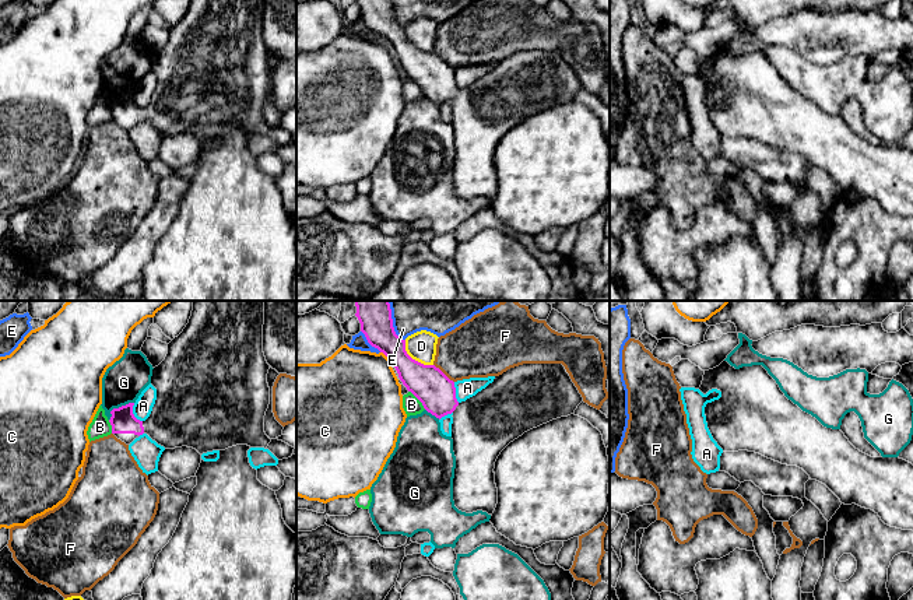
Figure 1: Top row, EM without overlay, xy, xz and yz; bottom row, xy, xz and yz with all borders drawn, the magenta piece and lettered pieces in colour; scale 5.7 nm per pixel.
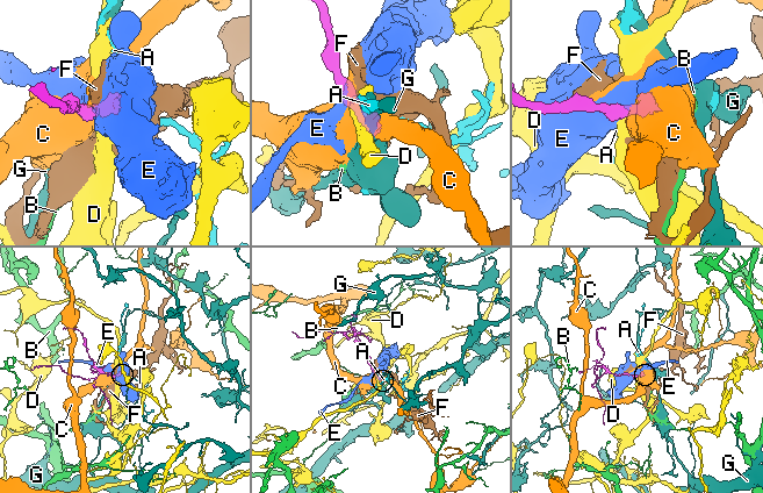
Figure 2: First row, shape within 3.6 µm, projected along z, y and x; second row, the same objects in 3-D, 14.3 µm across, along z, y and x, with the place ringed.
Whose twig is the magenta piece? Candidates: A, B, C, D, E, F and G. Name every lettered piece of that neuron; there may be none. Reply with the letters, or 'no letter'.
no letter

